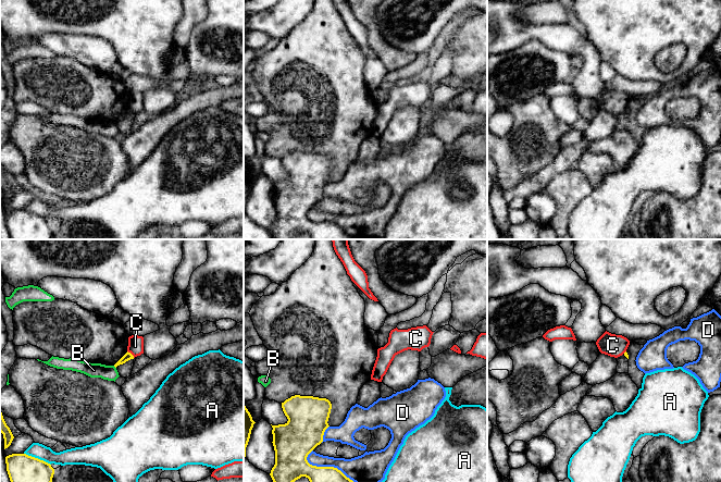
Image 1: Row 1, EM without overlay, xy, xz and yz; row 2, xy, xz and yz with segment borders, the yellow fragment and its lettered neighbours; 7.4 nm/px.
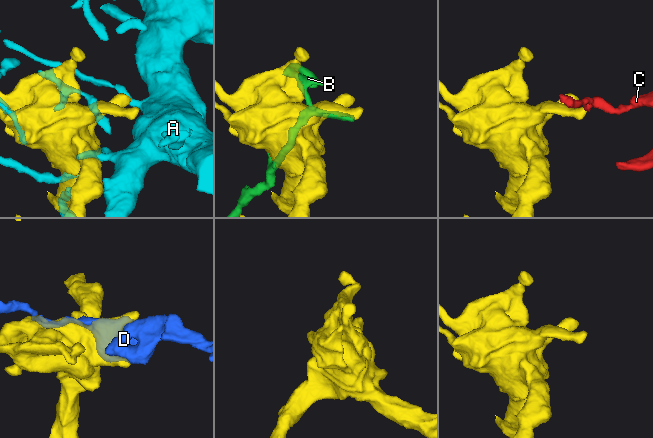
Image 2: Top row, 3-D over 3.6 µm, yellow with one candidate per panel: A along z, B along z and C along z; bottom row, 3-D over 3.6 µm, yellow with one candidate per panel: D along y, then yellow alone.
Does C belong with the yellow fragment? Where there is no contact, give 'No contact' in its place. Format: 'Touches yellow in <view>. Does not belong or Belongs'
Touches yellow in xy. Does not belong

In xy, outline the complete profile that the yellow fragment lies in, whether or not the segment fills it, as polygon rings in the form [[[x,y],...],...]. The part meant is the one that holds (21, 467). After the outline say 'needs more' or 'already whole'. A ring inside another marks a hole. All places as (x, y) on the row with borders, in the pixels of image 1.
[[[26,454],[5,457],[11,482],[52,482],[54,469],[50,464]]]; already whole

